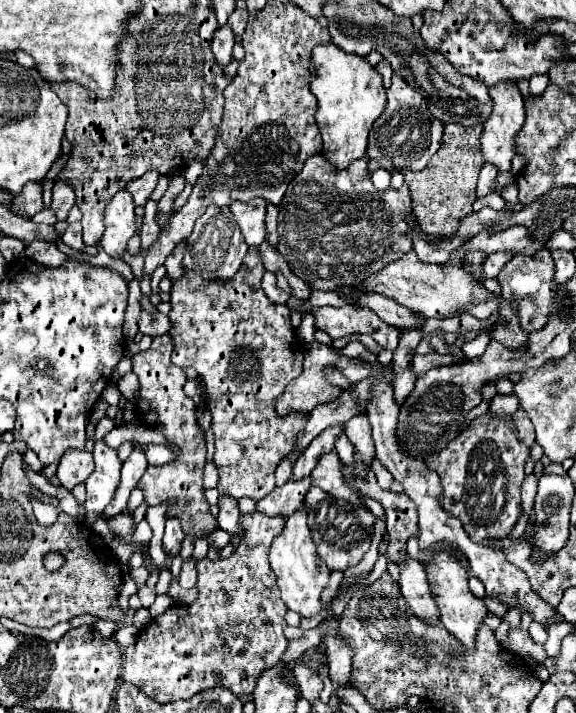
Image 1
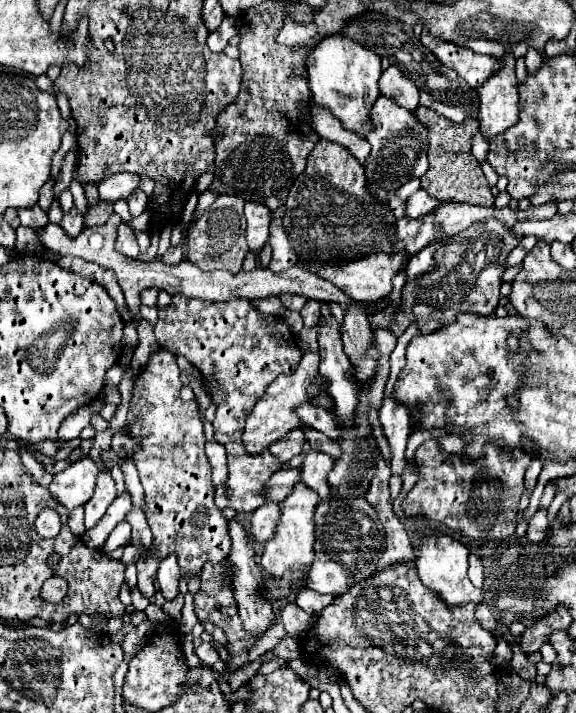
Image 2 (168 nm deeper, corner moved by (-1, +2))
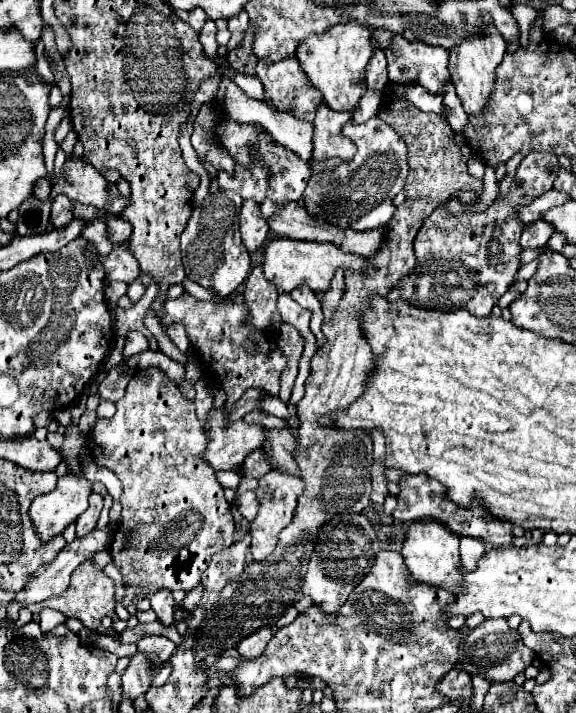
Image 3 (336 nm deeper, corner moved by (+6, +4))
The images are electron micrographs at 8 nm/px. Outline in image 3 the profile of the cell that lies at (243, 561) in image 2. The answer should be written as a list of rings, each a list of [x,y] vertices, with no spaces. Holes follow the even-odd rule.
[[[262,626],[262,628],[254,630],[252,634],[248,634],[246,638],[242,638],[238,642],[236,650],[240,652],[240,656],[252,660],[252,658],[256,658],[256,656],[260,656],[264,652],[264,646],[268,644],[270,638],[272,638],[272,628],[270,626]]]

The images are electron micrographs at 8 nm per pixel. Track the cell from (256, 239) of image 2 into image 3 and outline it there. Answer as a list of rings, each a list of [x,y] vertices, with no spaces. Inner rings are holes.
[[[244,200],[242,210],[240,210],[240,232],[242,232],[242,244],[246,246],[250,254],[266,242],[270,228],[268,228],[268,222],[260,214],[258,202]]]

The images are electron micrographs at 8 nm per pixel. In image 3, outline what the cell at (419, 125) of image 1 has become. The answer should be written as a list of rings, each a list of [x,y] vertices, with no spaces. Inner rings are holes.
[[[374,116],[362,124],[352,120],[346,122],[344,134],[356,144],[358,150],[348,164],[340,162],[340,166],[336,166],[336,162],[328,162],[328,166],[334,170],[332,182],[328,182],[328,178],[320,178],[320,174],[308,180],[302,194],[308,214],[314,216],[314,212],[322,208],[326,218],[340,228],[350,226],[354,230],[370,230],[384,226],[396,210],[392,206],[392,198],[404,188],[410,172],[406,162],[406,142],[380,116]]]

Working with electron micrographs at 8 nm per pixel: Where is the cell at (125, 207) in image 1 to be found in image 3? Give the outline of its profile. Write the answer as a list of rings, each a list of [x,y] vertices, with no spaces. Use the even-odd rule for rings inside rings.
[[[91,244],[84,248],[84,256],[88,260],[92,260],[94,264],[100,262],[104,266],[104,272],[106,272],[108,280],[122,280],[122,282],[130,284],[140,272],[134,254],[124,246],[114,248],[108,256],[100,256],[95,245]]]

